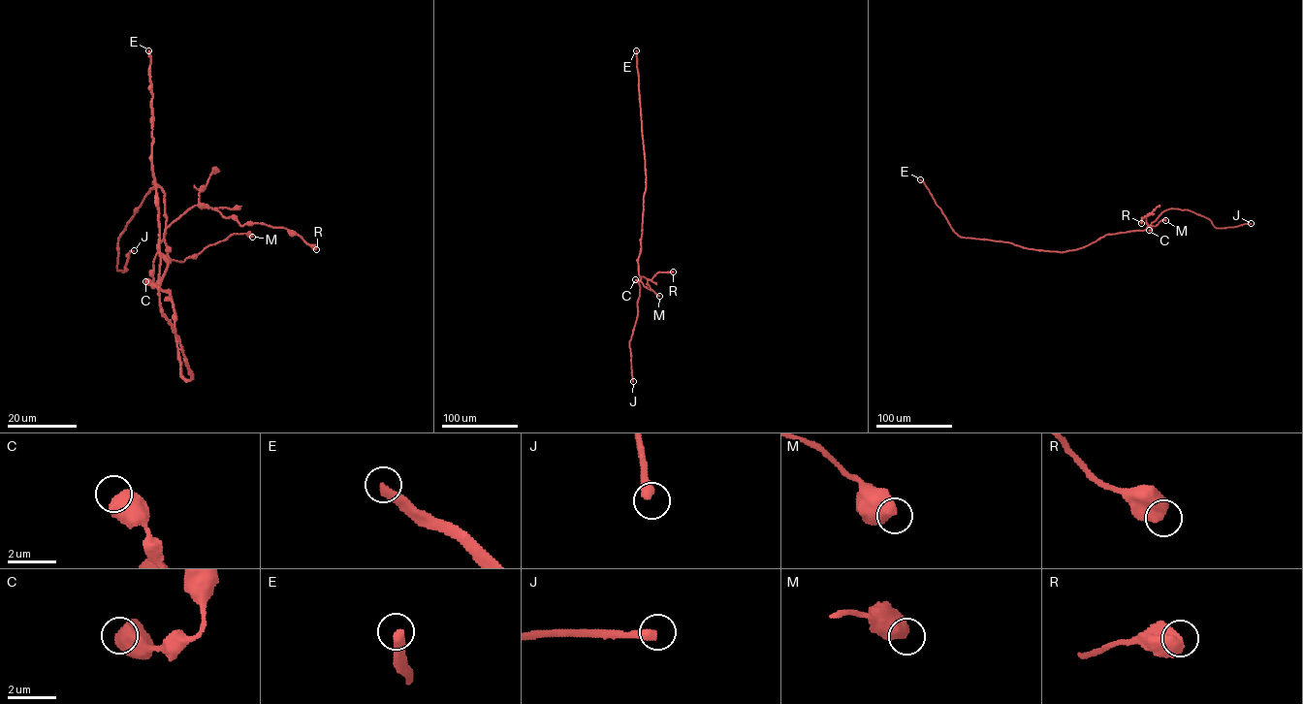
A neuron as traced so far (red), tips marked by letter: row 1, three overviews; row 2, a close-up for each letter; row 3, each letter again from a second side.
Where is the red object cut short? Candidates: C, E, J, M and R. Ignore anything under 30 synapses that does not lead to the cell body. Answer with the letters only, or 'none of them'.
E, J

